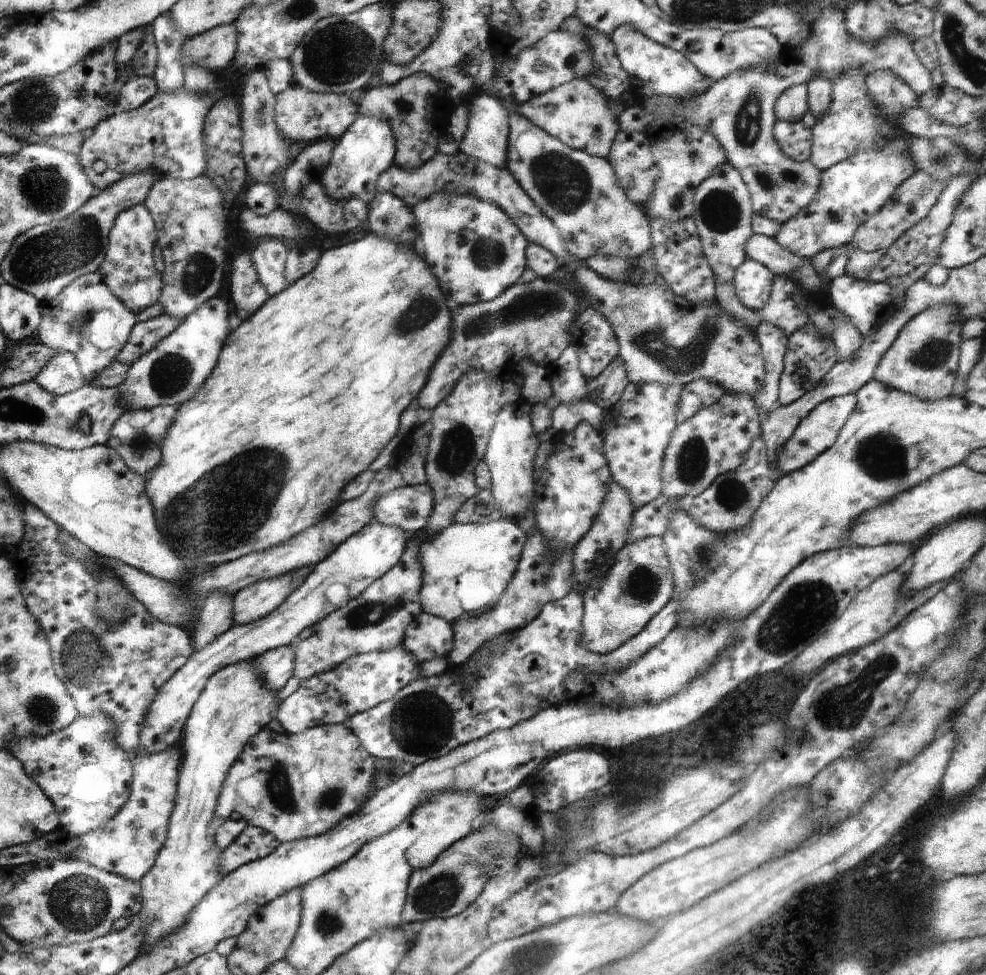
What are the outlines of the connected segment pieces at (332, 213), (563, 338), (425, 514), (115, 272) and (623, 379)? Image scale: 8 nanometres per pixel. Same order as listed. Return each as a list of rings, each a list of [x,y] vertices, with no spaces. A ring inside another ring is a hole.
[[[312,181],[303,184],[297,191],[293,193],[284,192],[284,188],[279,191],[280,202],[282,208],[289,213],[297,215],[310,221],[314,226],[327,233],[352,232],[352,230],[360,230],[366,224],[368,214],[368,204],[363,200],[336,200],[328,196],[319,181]]]
[[[538,277],[529,283],[512,285],[506,292],[491,301],[482,301],[452,309],[452,338],[445,350],[441,352],[440,358],[434,363],[424,390],[417,396],[419,405],[425,409],[435,409],[452,394],[458,379],[470,370],[493,372],[510,362],[518,364],[524,359],[531,360],[537,365],[552,364],[558,360],[572,340],[569,337],[569,329],[573,326],[580,310],[580,300],[579,294],[572,292],[572,289],[568,290],[556,282]]]
[[[428,482],[395,488],[377,500],[373,518],[391,527],[413,535],[426,528],[436,497]]]
[[[142,204],[122,211],[117,216],[114,227],[110,229],[106,254],[96,272],[102,277],[110,292],[135,314],[156,304],[162,290],[162,280],[160,274],[154,270],[154,256],[152,256],[156,246],[154,230],[156,226],[152,222],[152,216]]]
[[[616,356],[598,376],[587,379],[585,399],[606,411],[620,400],[628,383],[624,361]]]

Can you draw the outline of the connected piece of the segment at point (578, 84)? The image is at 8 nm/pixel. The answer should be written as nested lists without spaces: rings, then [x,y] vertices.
[[[574,78],[532,97],[528,102],[520,103],[515,111],[570,148],[605,159],[610,154],[614,136],[618,132],[616,116],[608,106],[608,98],[603,92],[594,90],[592,84],[584,79]]]

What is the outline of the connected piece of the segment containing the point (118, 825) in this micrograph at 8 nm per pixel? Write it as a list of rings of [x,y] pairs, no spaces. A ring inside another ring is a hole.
[[[166,747],[159,753],[132,758],[131,794],[122,812],[110,823],[105,824],[106,828],[87,832],[82,838],[71,836],[65,844],[65,857],[74,859],[76,856],[76,860],[86,861],[88,865],[139,881],[154,866],[157,854],[166,840],[177,793],[178,768],[180,768],[178,758],[180,750],[172,747]]]

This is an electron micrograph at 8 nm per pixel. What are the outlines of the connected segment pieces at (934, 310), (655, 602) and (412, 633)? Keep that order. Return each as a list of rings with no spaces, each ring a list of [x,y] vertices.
[[[934,305],[917,314],[900,330],[894,344],[878,361],[872,379],[920,400],[933,401],[952,395],[963,322],[964,318],[951,305]]]
[[[662,537],[628,541],[583,592],[583,641],[593,653],[606,654],[633,639],[672,599],[674,580]]]
[[[422,612],[406,625],[400,646],[421,664],[436,657],[447,657],[452,648],[452,636],[451,623]]]

